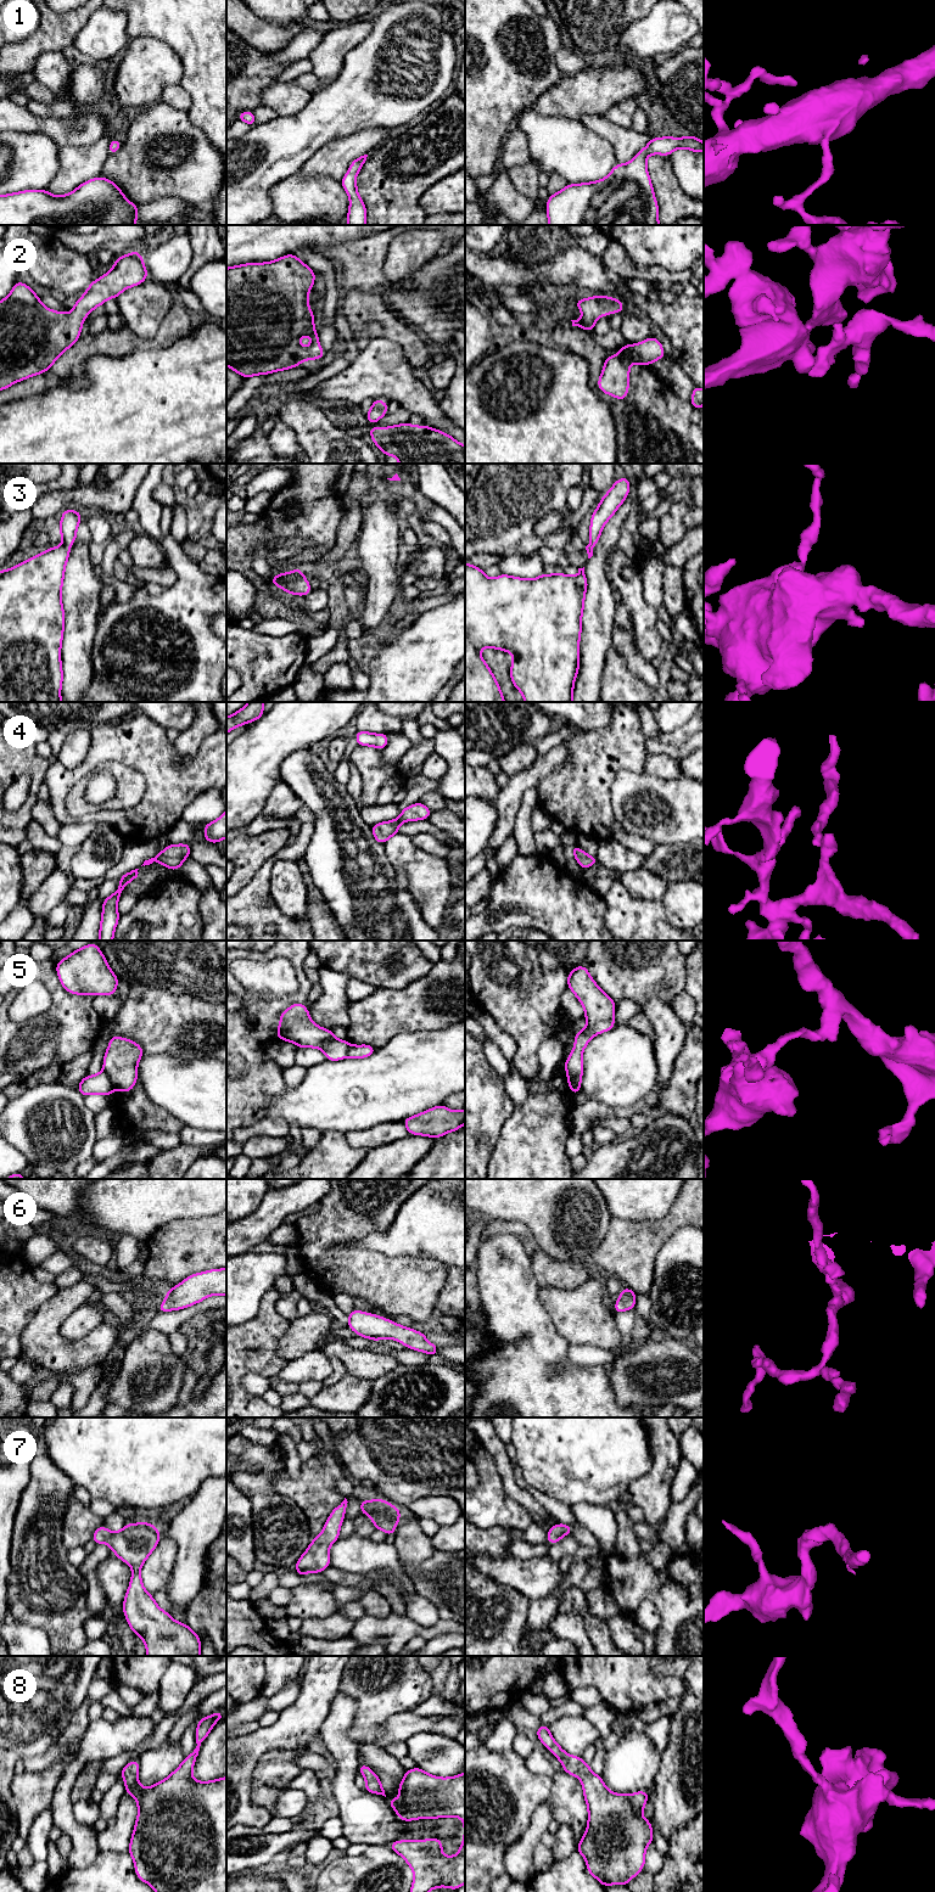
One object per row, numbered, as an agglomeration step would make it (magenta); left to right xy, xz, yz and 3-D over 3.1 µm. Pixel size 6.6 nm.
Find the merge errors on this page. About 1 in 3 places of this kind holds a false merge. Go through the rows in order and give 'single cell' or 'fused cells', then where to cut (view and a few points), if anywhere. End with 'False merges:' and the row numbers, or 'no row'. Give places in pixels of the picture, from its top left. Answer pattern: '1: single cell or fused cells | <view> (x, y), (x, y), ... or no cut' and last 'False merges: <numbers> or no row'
1: single cell | no cut
2: single cell | no cut
3: single cell | no cut
4: single cell | no cut
5: fused cells | xy (104, 1070), (115, 1088)
6: single cell | no cut
7: single cell | no cut
8: single cell | no cut
False merges: 5

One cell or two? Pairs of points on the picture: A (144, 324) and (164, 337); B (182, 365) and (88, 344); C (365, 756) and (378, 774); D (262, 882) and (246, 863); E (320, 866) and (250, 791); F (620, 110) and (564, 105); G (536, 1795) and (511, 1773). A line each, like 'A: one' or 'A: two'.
A: two
B: two
C: one
D: two
E: two
F: two
G: one

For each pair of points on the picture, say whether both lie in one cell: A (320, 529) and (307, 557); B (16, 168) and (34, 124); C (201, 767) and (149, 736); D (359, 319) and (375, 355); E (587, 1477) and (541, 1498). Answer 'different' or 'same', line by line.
A: same
B: different
C: same
D: different
E: different

